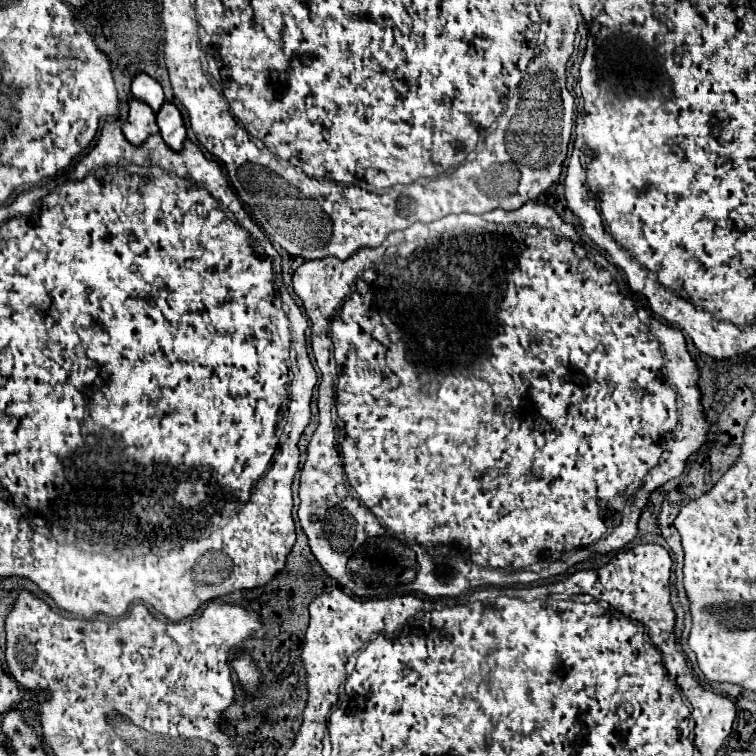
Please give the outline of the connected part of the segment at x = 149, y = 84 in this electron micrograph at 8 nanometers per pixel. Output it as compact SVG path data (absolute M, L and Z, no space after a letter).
M138 74L132 80L132 96L146 102L154 112L158 112L164 104L162 86L154 78L150 78L148 74Z

